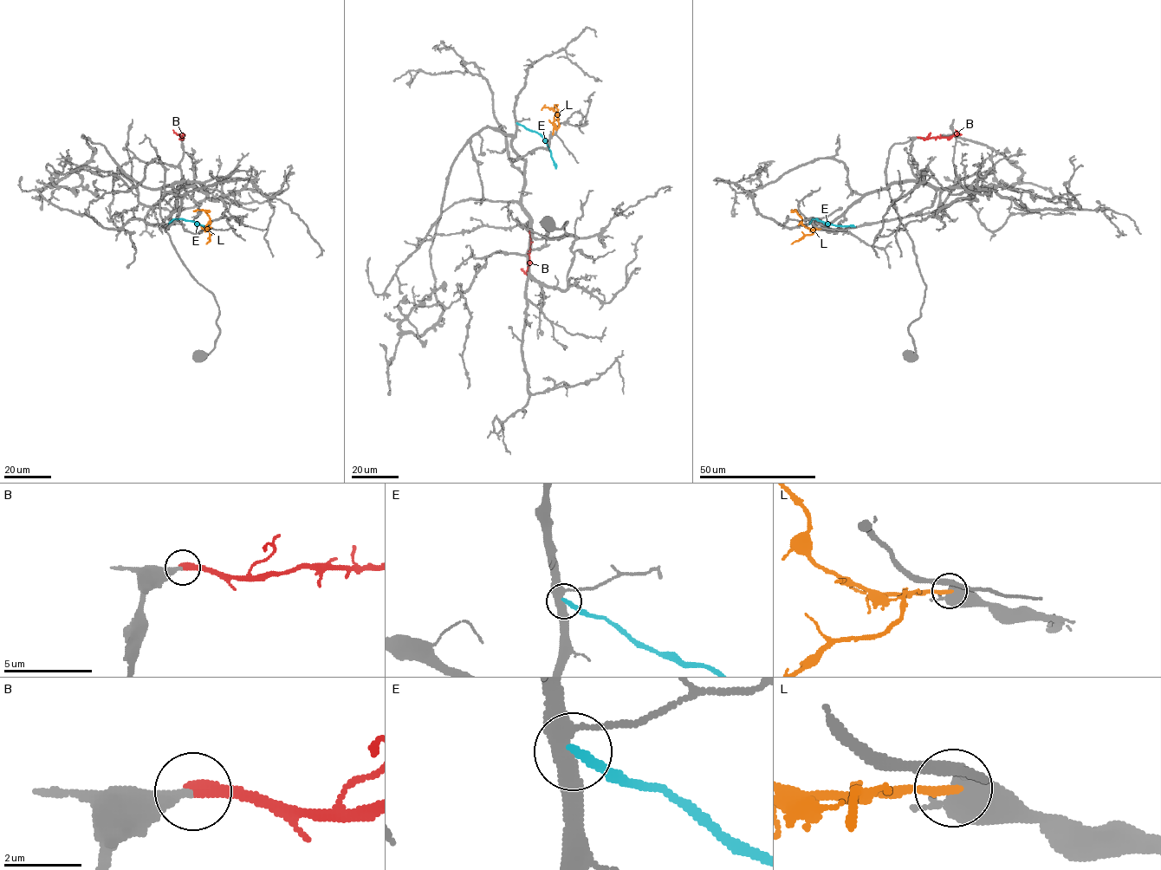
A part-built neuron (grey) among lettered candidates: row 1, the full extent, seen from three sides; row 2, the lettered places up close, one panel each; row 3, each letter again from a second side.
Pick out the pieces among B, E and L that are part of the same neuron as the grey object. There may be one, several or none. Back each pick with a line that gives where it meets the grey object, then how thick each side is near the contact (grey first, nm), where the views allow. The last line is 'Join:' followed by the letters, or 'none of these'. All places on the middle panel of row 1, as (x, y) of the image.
B: meets grey at (529, 230); 280 nm thick on the grey side, 260 nm on the other
Join: B

